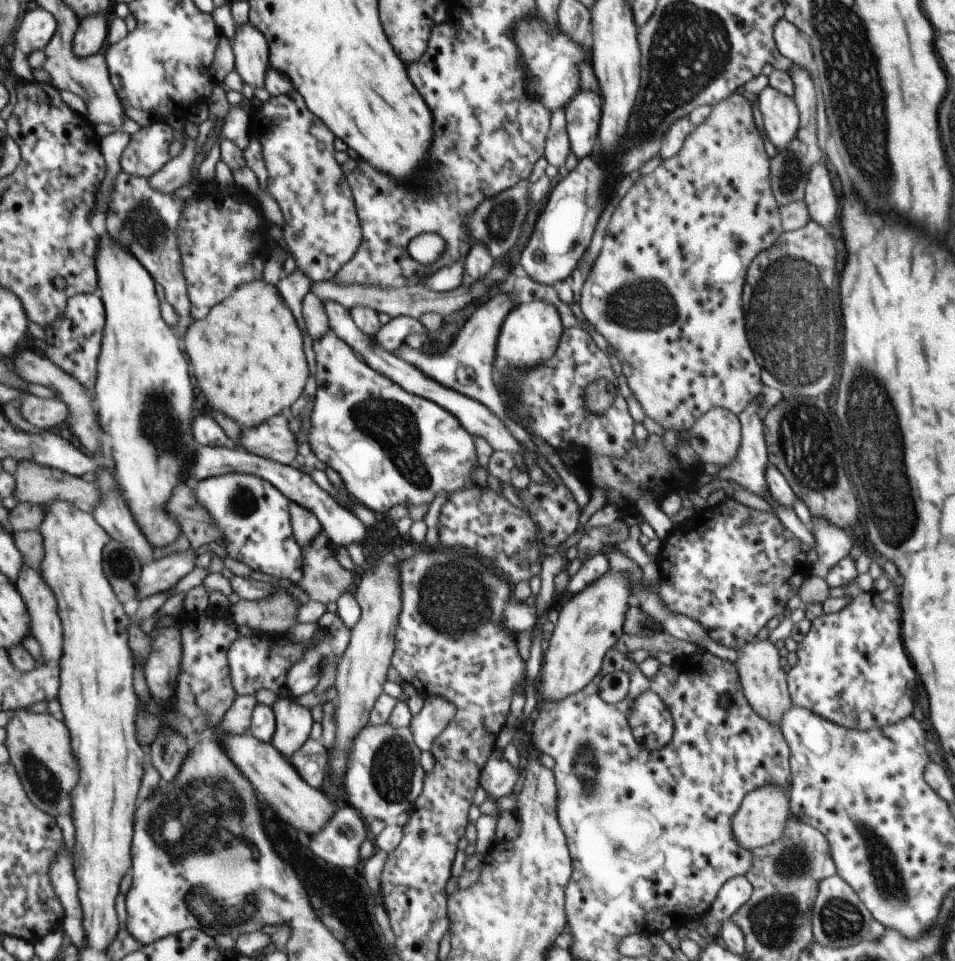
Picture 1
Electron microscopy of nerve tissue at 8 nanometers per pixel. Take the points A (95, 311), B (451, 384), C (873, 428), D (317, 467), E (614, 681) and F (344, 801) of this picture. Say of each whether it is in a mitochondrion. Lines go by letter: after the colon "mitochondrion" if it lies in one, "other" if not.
A: other
B: other
C: mitochondrion
D: other
E: other
F: other

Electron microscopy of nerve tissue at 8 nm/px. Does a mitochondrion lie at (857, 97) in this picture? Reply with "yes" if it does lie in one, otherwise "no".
yes

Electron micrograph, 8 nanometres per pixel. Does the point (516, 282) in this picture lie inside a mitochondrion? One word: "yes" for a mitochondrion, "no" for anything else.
no

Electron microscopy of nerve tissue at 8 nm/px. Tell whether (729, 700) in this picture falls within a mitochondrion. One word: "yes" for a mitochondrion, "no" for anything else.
no

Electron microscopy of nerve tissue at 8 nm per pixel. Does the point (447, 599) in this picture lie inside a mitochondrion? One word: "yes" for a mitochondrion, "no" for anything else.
yes

